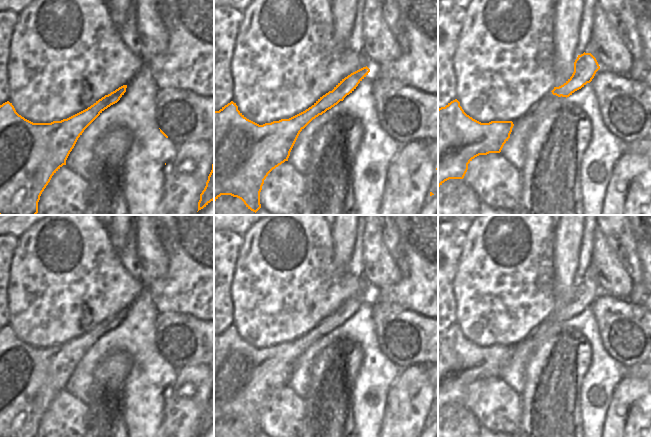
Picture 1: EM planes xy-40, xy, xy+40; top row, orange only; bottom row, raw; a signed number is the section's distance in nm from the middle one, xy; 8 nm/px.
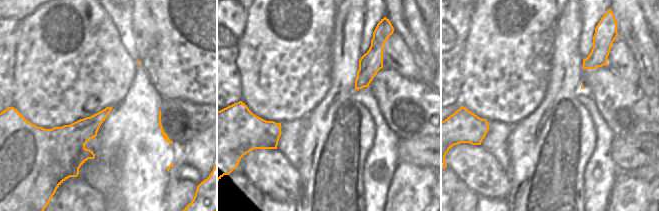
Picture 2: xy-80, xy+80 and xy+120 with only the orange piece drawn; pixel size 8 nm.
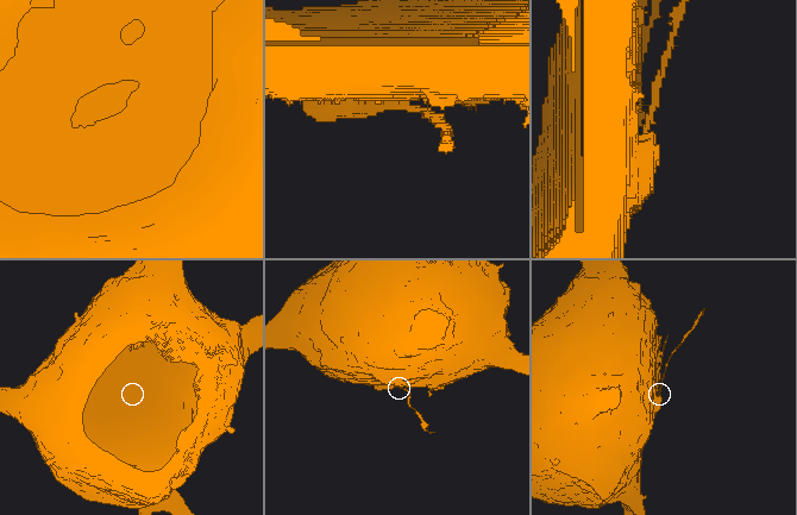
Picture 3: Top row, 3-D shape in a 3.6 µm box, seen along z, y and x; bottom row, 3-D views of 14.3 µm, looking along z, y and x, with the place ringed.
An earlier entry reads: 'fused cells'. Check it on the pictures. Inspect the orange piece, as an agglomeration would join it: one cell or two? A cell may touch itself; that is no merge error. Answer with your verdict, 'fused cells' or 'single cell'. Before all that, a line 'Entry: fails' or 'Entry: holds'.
Entry: holds
fused cells

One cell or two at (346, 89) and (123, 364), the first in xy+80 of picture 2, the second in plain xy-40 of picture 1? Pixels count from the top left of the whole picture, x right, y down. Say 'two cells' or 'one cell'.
one cell

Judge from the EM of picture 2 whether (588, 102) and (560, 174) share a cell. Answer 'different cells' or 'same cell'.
different cells

